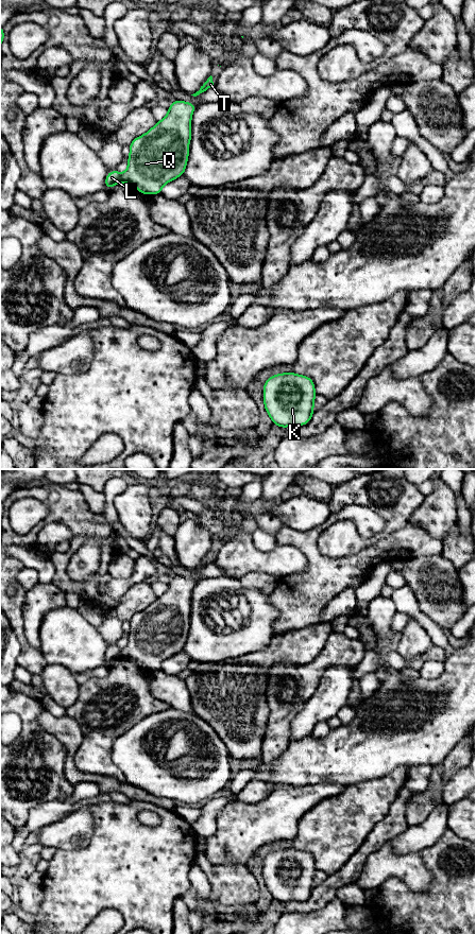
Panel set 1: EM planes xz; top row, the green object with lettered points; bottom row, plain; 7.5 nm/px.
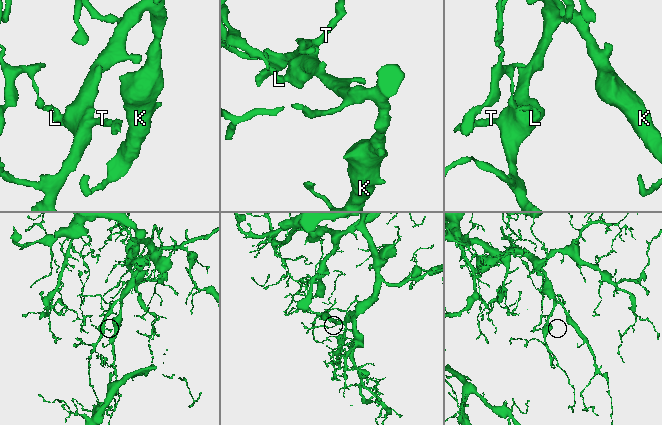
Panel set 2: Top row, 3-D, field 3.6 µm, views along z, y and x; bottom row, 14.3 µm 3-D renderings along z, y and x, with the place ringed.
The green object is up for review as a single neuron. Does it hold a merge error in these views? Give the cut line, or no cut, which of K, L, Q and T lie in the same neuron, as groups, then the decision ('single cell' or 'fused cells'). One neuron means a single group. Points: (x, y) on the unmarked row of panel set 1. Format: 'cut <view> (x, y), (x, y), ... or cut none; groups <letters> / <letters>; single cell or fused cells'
cut xz (120, 650), (121, 657); groups K Q T / L; fused cells

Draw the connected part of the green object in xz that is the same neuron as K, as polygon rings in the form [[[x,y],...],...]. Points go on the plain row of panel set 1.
[[[284,848],[264,860],[264,880],[273,900],[282,903],[305,901],[311,895],[317,871],[311,853]]]

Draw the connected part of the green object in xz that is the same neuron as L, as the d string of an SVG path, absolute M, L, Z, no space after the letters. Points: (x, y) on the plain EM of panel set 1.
M117 645L108 647L105 654L106 665L109 665L114 660L121 658L121 650Z

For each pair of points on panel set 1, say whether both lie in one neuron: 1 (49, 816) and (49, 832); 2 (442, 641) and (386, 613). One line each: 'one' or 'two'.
1: two
2: two

